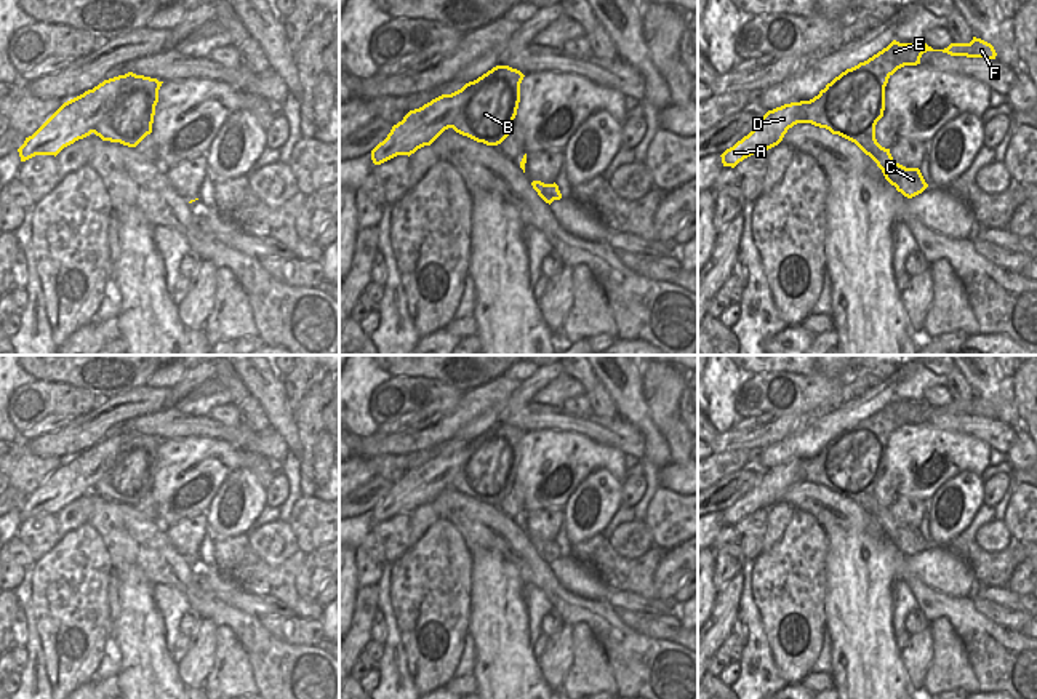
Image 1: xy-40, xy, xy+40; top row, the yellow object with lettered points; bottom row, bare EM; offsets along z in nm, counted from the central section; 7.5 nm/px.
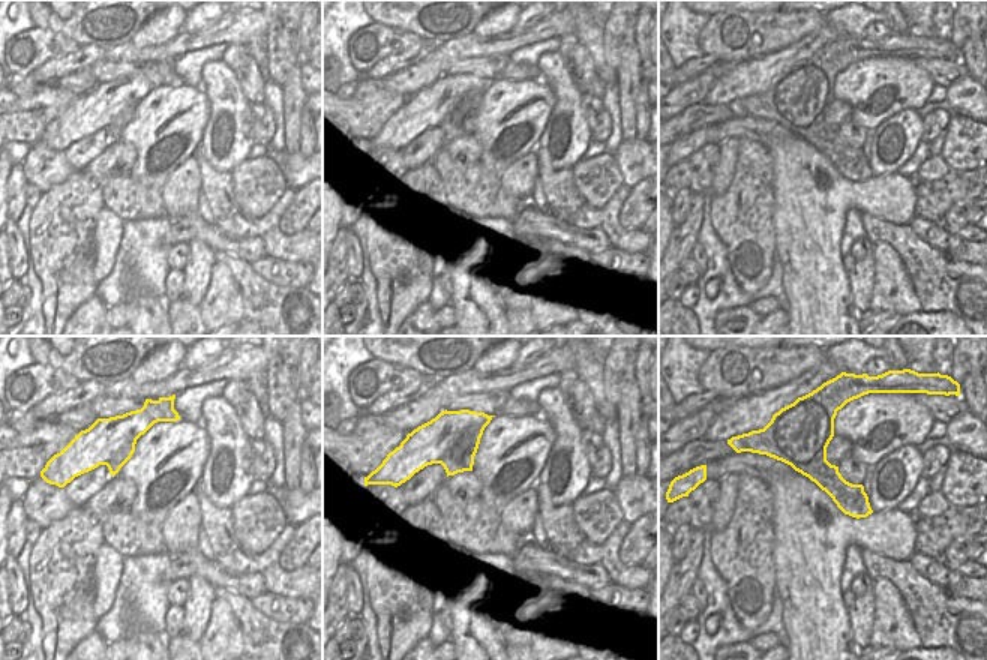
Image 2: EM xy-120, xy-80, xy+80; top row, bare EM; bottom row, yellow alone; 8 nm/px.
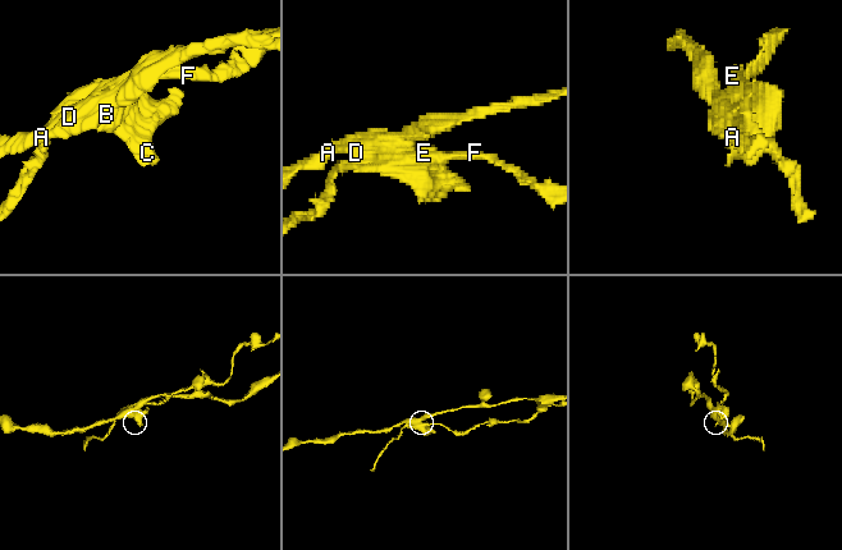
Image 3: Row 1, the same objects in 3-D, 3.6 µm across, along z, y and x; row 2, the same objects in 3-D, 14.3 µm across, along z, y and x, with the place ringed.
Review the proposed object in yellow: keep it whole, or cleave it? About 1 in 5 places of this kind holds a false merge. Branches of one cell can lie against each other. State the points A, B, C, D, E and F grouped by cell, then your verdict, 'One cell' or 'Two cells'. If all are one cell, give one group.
Groups: A D / B C E F. Two cells.

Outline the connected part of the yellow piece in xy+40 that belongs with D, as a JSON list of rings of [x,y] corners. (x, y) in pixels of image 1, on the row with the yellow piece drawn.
[[[803,101],[768,110],[762,117],[762,122],[747,136],[720,155],[723,166],[735,168],[739,162],[755,152],[767,152],[778,146],[787,130],[797,123],[807,123]]]

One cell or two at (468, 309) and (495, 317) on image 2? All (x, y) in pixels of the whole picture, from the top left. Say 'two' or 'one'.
one

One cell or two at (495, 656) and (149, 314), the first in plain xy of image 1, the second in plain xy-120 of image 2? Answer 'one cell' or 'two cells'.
one cell

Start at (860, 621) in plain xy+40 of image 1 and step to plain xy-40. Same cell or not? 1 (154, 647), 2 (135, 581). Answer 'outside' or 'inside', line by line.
1: inside
2: inside

